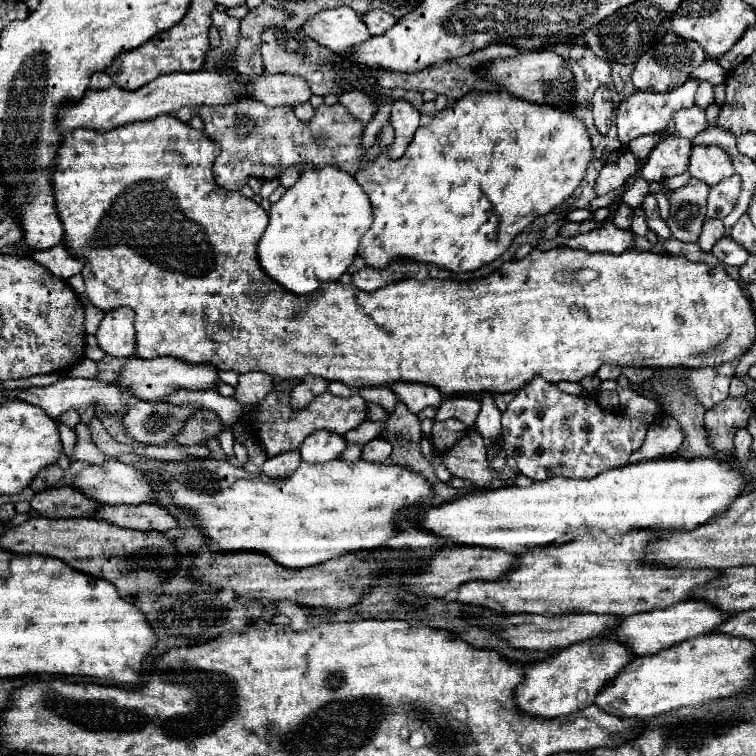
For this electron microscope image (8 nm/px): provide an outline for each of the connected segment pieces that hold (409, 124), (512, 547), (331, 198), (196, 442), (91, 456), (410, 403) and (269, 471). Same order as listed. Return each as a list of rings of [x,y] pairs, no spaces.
[[[397,100],[391,106],[391,124],[395,128],[395,140],[389,146],[389,156],[399,158],[419,128],[419,110],[413,108],[407,100]]]
[[[659,458],[659,460],[647,460],[647,462],[613,468],[601,472],[601,476],[595,478],[583,478],[583,480],[553,478],[545,482],[533,482],[529,486],[503,486],[487,492],[473,492],[453,502],[429,508],[421,516],[415,516],[415,520],[419,520],[419,526],[435,534],[441,534],[443,538],[455,544],[501,548],[505,552],[521,554],[535,546],[547,546],[567,532],[577,532],[577,534],[605,532],[609,536],[617,536],[637,528],[665,530],[665,532],[693,530],[699,524],[711,520],[713,516],[725,512],[729,502],[733,502],[739,494],[743,494],[743,490],[745,484],[741,472],[733,470],[729,462],[717,458],[695,458],[695,460]]]
[[[325,166],[325,168],[311,168],[301,174],[295,186],[287,188],[279,202],[271,204],[269,210],[269,226],[259,240],[259,262],[261,268],[273,276],[283,288],[295,294],[309,294],[317,290],[323,282],[339,280],[351,262],[357,256],[357,248],[361,236],[371,228],[371,204],[365,190],[357,184],[349,172],[341,172],[339,168]]]
[[[199,408],[187,420],[185,428],[175,440],[183,446],[201,446],[201,444],[207,444],[211,438],[217,438],[223,430],[225,430],[223,422],[213,410]]]
[[[79,424],[75,428],[77,432],[77,448],[75,448],[75,454],[73,454],[73,460],[85,460],[89,464],[95,464],[95,466],[101,466],[105,464],[109,458],[89,440],[89,428],[87,424]]]
[[[397,382],[389,386],[395,396],[413,412],[421,412],[427,406],[439,408],[441,406],[441,394],[437,392],[437,388],[427,386],[427,384],[411,383],[411,382]]]
[[[297,450],[291,452],[283,452],[279,456],[267,458],[263,464],[263,474],[269,478],[287,478],[289,474],[293,474],[301,464],[301,456]]]

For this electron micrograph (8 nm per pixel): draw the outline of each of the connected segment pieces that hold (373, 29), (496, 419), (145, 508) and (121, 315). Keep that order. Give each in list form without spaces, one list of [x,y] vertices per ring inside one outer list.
[[[367,12],[365,16],[361,16],[361,20],[365,20],[365,24],[373,36],[385,34],[397,22],[397,18],[389,16],[389,12]]]
[[[483,394],[481,398],[481,410],[477,416],[475,426],[479,428],[481,436],[487,444],[501,444],[501,412],[497,410],[493,402],[493,394]]]
[[[137,504],[137,506],[101,506],[97,518],[109,520],[121,528],[133,530],[159,530],[167,532],[177,526],[177,518],[159,504]]]
[[[115,308],[107,312],[97,330],[97,342],[109,356],[135,356],[135,328],[133,328],[135,312],[129,308]]]

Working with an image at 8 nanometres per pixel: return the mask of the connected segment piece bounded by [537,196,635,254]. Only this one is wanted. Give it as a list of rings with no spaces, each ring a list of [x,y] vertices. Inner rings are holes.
[[[615,196],[611,202],[611,214],[603,222],[601,228],[591,230],[587,234],[577,234],[573,238],[563,238],[557,236],[553,240],[543,240],[537,244],[539,250],[551,250],[557,246],[569,246],[569,248],[583,248],[587,252],[611,252],[611,254],[621,254],[629,248],[635,248],[635,234],[631,230],[621,230],[613,224],[613,210],[617,210],[621,202],[621,196]]]

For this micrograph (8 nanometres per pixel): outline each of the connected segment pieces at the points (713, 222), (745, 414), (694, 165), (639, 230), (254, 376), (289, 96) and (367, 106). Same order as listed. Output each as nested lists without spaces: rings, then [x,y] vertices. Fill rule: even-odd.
[[[711,218],[711,220],[705,220],[703,228],[701,228],[701,236],[697,240],[697,244],[701,246],[702,250],[711,250],[715,244],[715,240],[721,240],[725,234],[725,228],[723,228],[723,222],[719,218]]]
[[[727,398],[721,404],[713,406],[711,410],[705,412],[705,428],[709,432],[709,444],[717,452],[727,454],[727,456],[733,456],[733,438],[735,438],[737,430],[747,428],[749,418],[751,418],[751,404],[749,404],[747,398]]]
[[[695,146],[689,158],[689,174],[709,186],[735,174],[731,158],[719,146]]]
[[[635,210],[633,212],[633,224],[631,224],[631,230],[637,234],[637,236],[645,236],[647,234],[647,224],[645,224],[645,214],[643,210]]]
[[[249,372],[239,376],[239,384],[235,386],[235,400],[239,404],[261,404],[263,398],[273,390],[273,378],[269,374],[261,374],[261,372]]]
[[[263,74],[257,80],[249,80],[253,88],[253,98],[267,106],[295,106],[311,98],[307,82],[291,74]]]
[[[359,90],[341,94],[341,96],[339,96],[339,104],[345,106],[347,112],[349,112],[355,120],[361,120],[363,124],[367,124],[367,122],[373,118],[373,114],[375,114],[373,100],[369,98],[369,94],[359,92]]]

